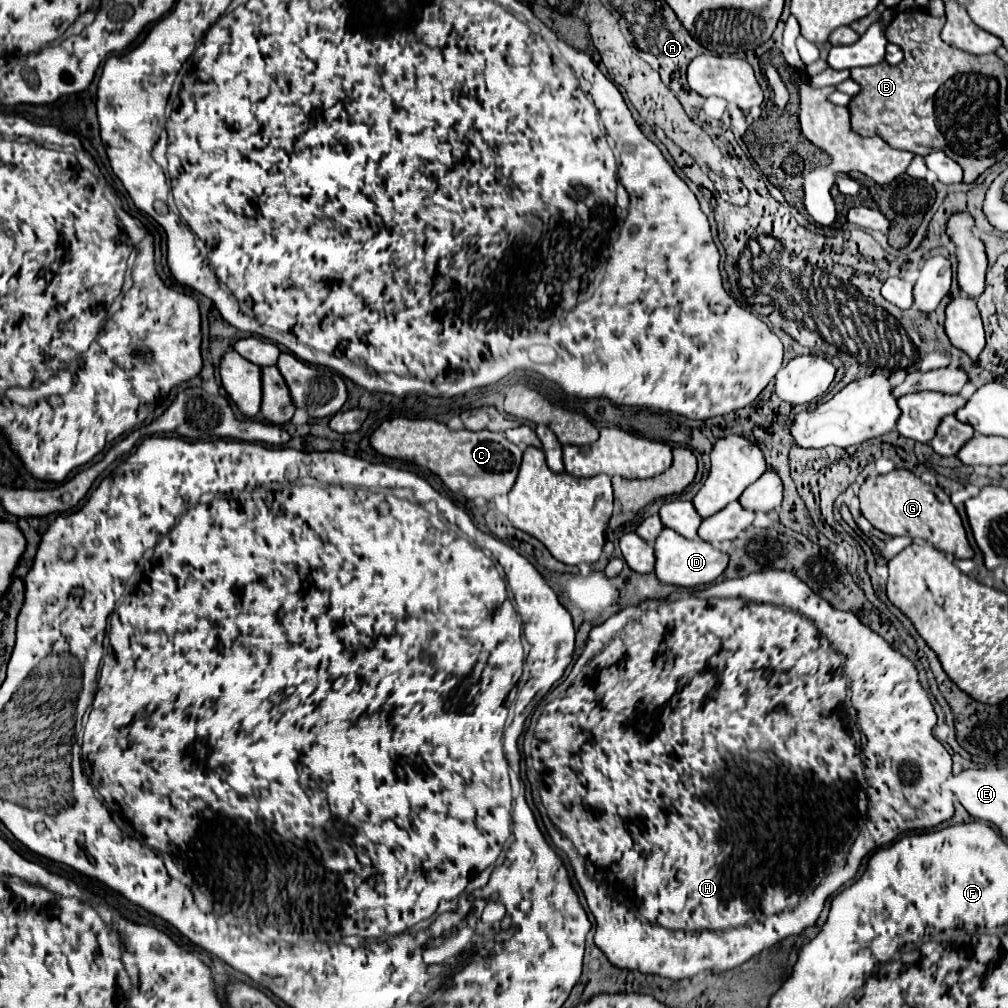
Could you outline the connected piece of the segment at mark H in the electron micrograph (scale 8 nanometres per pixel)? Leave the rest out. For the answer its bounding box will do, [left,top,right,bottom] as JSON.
[525,570,953,980]

